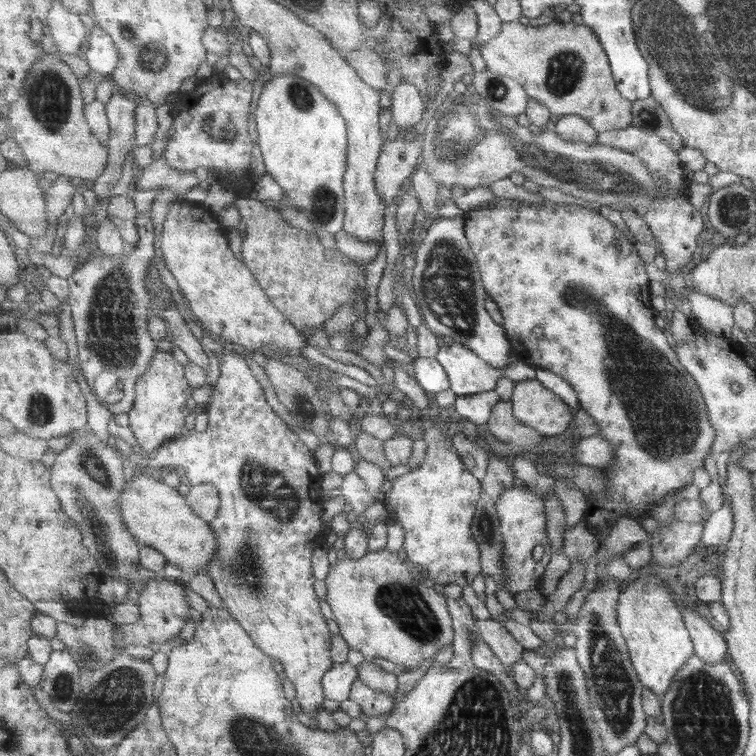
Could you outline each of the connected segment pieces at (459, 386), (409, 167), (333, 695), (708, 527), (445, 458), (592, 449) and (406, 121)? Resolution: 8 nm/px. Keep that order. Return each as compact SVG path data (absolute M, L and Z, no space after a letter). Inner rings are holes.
M457 342L451 346L442 343L436 360L445 367L452 383L450 389L456 396L493 390L497 378L501 376L499 369L488 366L483 359Z
M398 135L392 141L385 141L380 154L380 165L376 172L376 186L387 205L391 205L423 158L423 139L405 141Z
M349 662L334 663L323 680L326 698L339 703L349 700L353 683L359 678L359 670Z
M724 500L718 510L707 514L700 543L705 547L717 547L721 550L731 536L733 517L729 503Z
M444 442L428 443L427 458L421 468L413 469L409 474L404 474L393 481L389 497L383 500L383 504L390 517L399 521L406 530L403 556L407 556L411 562L422 567L429 582L463 587L470 586L473 576L479 575L480 552L471 538L469 525L476 512L481 490L480 481L459 460L456 448Z
M599 435L576 437L573 456L579 465L587 465L596 469L606 468L614 458L614 452L608 442Z
M400 84L392 91L391 116L398 128L411 128L423 120L426 104L417 86Z

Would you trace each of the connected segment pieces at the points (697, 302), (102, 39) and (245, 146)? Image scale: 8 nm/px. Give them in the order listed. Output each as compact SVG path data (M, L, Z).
M688 291L687 301L693 321L707 333L731 340L733 329L732 308L723 301Z
M95 26L89 32L88 46L83 55L93 71L99 74L112 74L120 61L120 51L117 50L116 42L108 31Z
M215 70L210 78L198 81L196 88L183 93L180 103L171 109L174 133L165 146L167 162L181 172L201 166L225 172L225 180L245 176L253 162L253 138L249 132L249 114L253 104L253 84L245 77L230 80Z

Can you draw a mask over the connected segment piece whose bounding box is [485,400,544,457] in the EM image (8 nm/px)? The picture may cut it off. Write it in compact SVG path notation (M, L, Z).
M498 400L496 404L493 405L492 415L485 424L487 424L489 433L491 433L496 440L520 447L521 452L528 450L530 454L542 456L543 452L538 448L540 448L539 444L541 444L541 439L544 438L544 436L520 424L519 420L512 415L511 401L505 402Z

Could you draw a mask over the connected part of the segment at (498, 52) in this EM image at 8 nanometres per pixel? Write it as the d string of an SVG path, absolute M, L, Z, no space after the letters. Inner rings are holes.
M555 19L534 27L521 25L518 21L502 22L499 32L479 45L478 50L487 70L515 80L529 99L540 102L555 116L570 114L584 118L596 132L623 129L630 125L630 102L617 93L604 48L583 23L560 23Z

